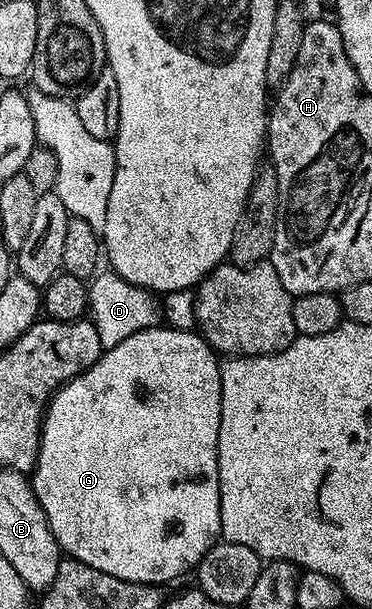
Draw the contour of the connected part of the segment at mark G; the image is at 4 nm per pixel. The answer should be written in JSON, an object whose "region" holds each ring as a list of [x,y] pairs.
{"region":[[[158,326],[139,330],[139,334],[131,334],[131,338],[119,342],[119,346],[107,348],[102,351],[101,356],[86,372],[76,376],[74,380],[69,380],[63,387],[58,388],[53,394],[53,399],[49,401],[45,409],[45,419],[41,422],[41,445],[37,448],[37,465],[33,467],[31,473],[31,483],[33,493],[39,498],[43,506],[43,514],[47,514],[47,522],[51,534],[55,534],[57,545],[60,546],[62,553],[70,560],[78,560],[79,563],[87,565],[95,570],[103,570],[103,574],[111,574],[115,578],[123,578],[127,582],[136,584],[156,584],[166,586],[172,580],[177,580],[180,576],[185,576],[194,571],[201,559],[218,543],[221,536],[221,499],[219,498],[219,462],[217,461],[217,447],[219,446],[219,422],[221,421],[221,366],[218,353],[201,335],[200,331],[190,330],[189,328],[171,328],[168,326]]]}

